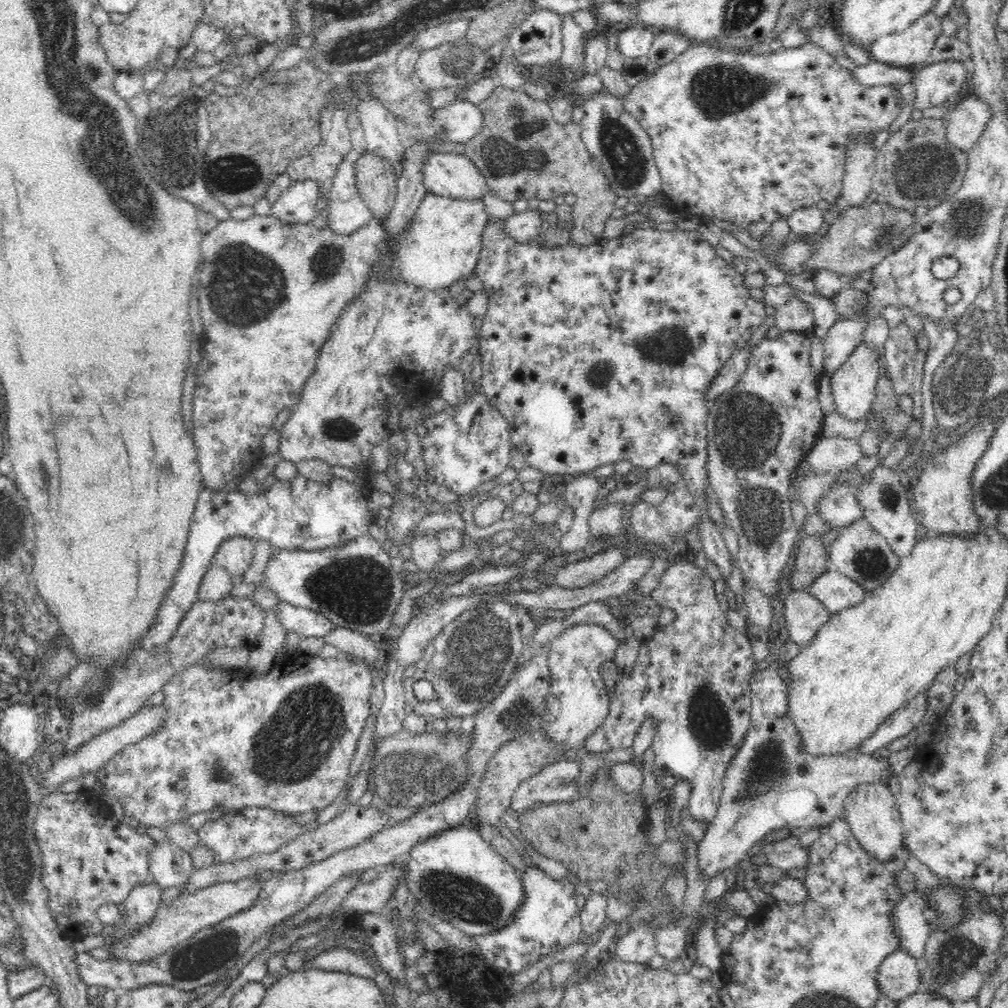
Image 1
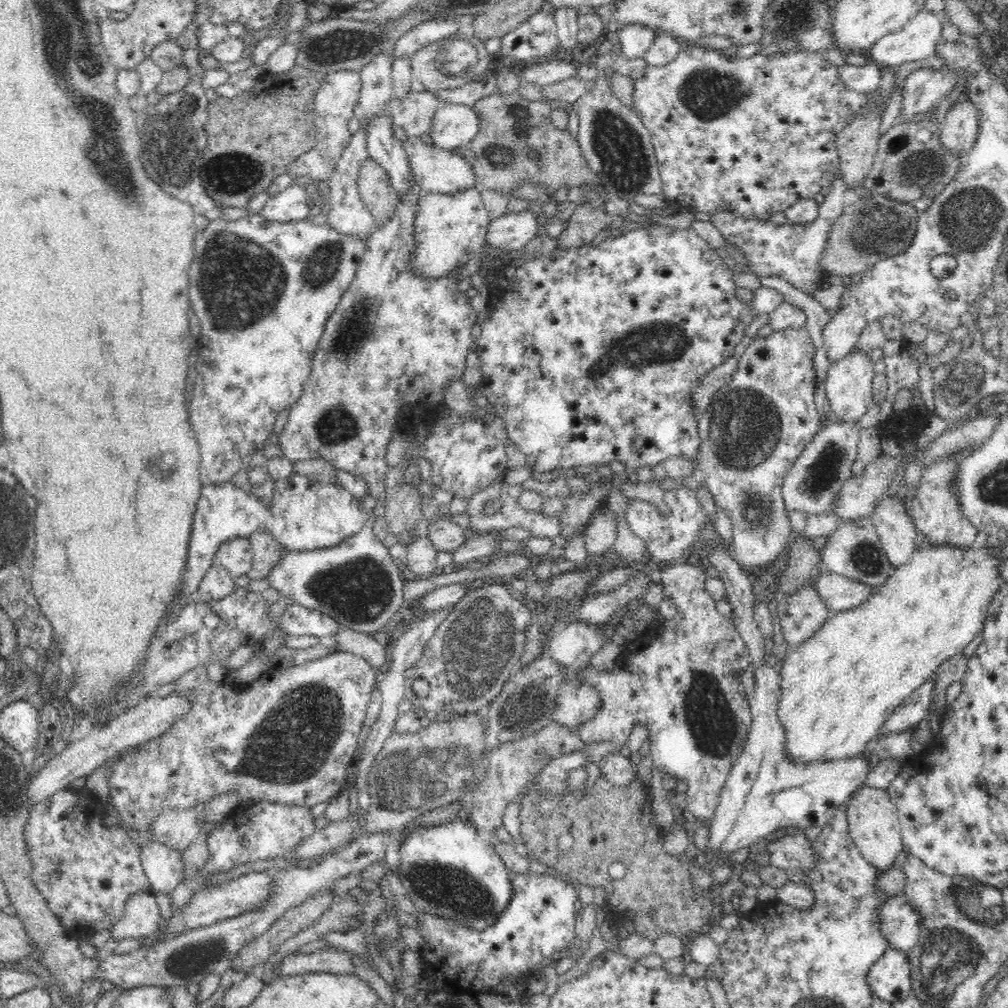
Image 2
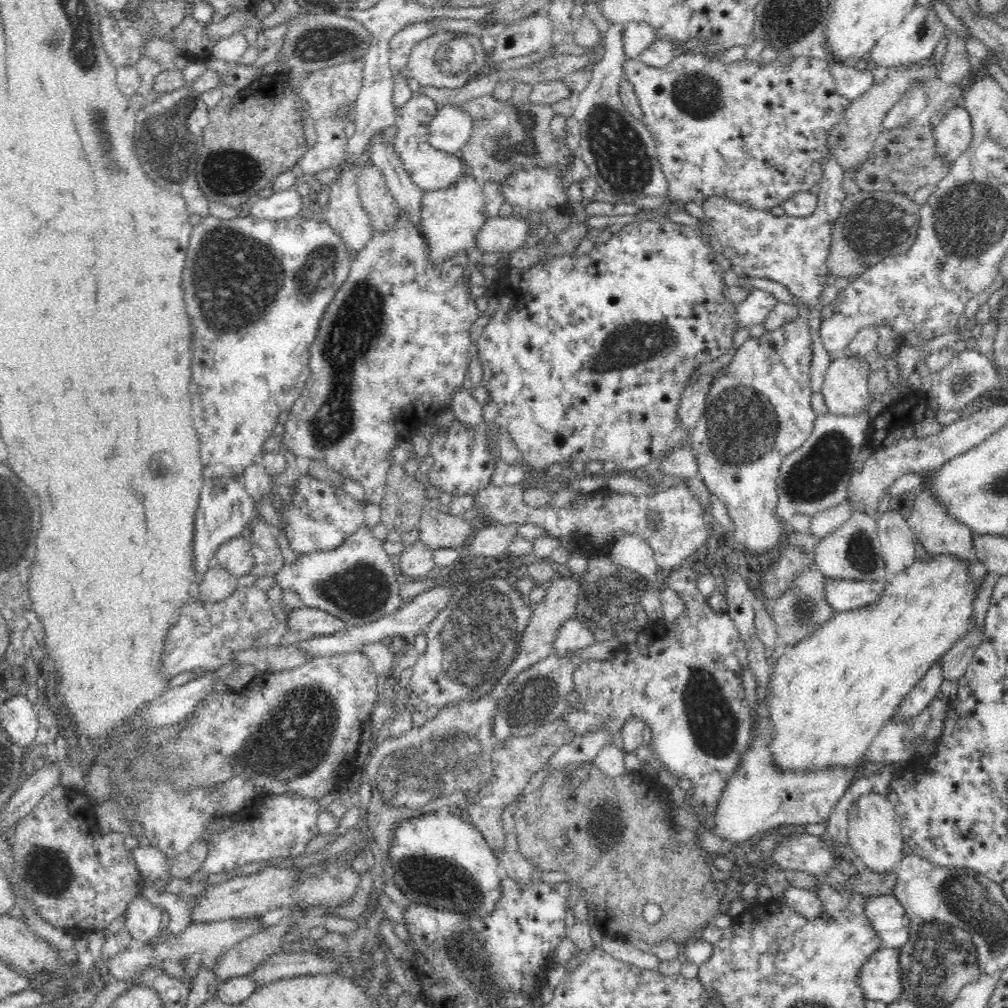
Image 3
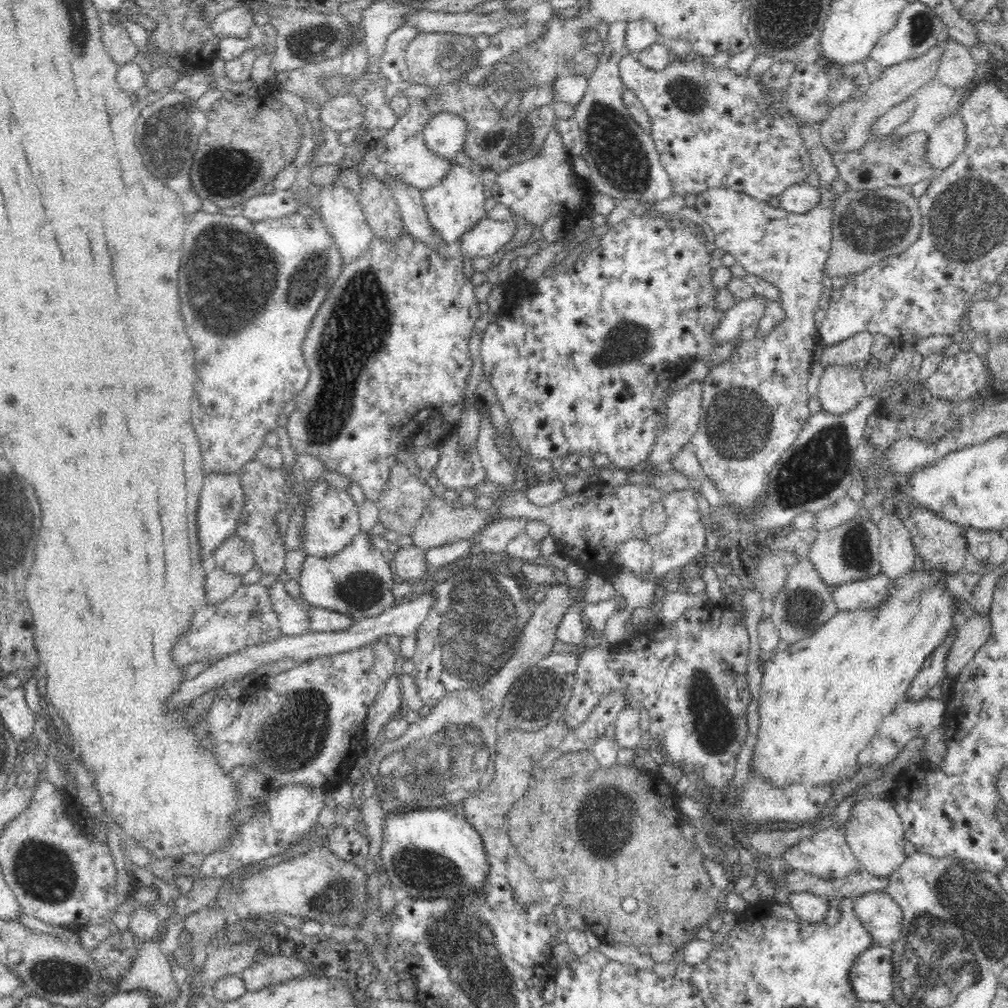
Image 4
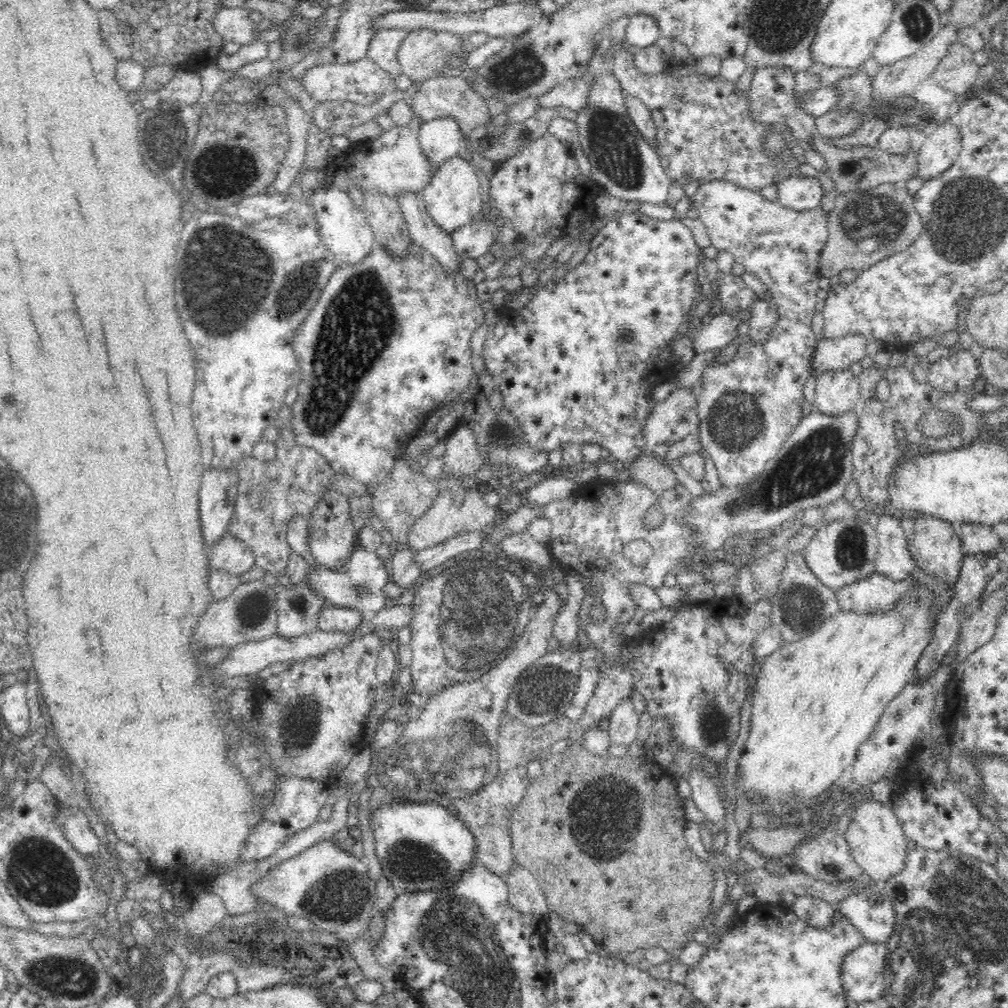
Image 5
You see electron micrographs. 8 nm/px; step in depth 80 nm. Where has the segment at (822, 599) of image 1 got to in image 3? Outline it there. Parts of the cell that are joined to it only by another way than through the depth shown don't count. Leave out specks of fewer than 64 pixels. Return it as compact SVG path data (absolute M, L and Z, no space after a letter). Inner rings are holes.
M826 579L828 603L835 612L849 612L873 604L884 592L886 583Z

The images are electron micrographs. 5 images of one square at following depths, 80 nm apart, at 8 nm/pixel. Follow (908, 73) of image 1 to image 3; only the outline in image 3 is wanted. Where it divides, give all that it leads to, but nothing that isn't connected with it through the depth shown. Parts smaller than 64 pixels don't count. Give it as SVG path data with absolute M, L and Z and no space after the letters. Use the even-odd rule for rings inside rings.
M833 62L830 71L836 83L836 93L850 101L866 94L875 84L870 66L864 71L858 71L851 63Z

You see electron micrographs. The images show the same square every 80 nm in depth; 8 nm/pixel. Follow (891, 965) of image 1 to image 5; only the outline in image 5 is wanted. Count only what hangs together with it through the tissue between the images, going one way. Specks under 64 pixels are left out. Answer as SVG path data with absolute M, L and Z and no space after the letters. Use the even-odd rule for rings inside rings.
M867 941L857 946L854 951L844 955L841 962L841 981L844 993L856 1002L881 1001L881 994L886 990L884 984L884 972L886 972L886 962L888 960L885 943L871 943Z

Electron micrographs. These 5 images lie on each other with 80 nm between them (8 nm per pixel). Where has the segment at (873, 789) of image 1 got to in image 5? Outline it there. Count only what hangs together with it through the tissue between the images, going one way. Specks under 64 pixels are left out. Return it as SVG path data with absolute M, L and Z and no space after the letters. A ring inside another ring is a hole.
M872 800L862 803L854 809L845 837L854 860L876 885L884 884L904 868L909 853L908 838L892 807Z

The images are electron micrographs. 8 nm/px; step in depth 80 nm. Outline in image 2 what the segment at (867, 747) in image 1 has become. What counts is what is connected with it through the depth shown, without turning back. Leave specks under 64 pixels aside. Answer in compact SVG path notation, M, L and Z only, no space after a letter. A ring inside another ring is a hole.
M936 676L925 682L923 686L920 686L920 689L910 696L907 696L902 704L890 715L890 718L886 720L878 735L881 737L886 733L902 732L908 728L916 727L922 718L926 718L930 714L930 702L932 702L935 685Z

